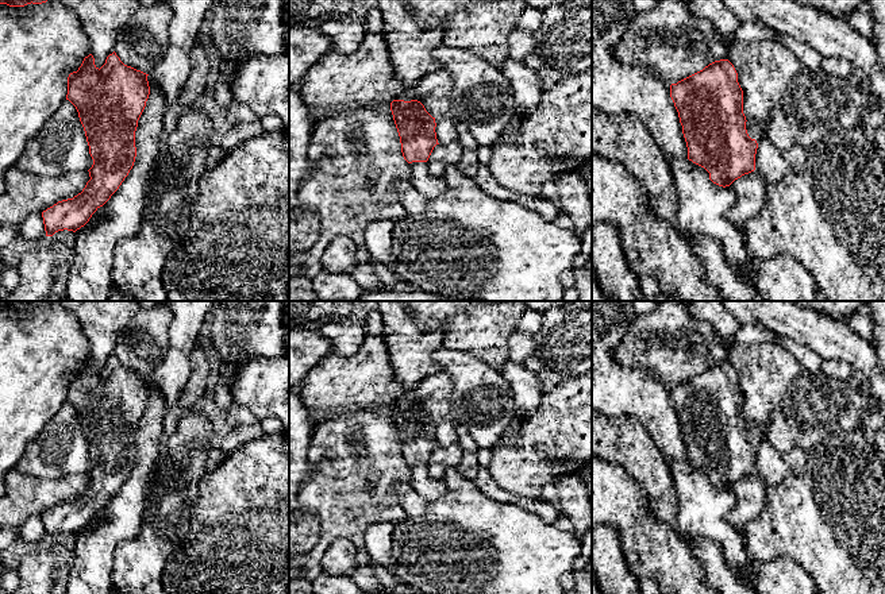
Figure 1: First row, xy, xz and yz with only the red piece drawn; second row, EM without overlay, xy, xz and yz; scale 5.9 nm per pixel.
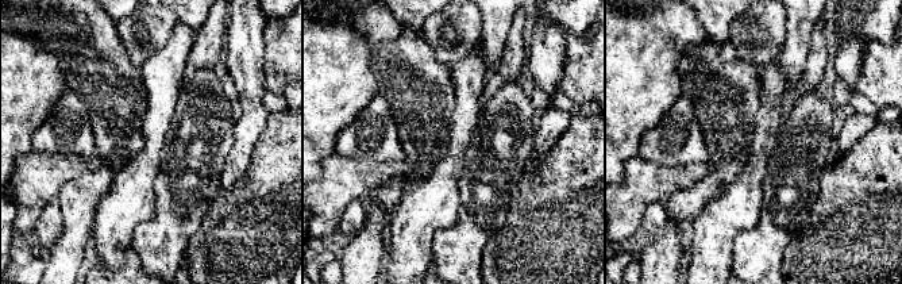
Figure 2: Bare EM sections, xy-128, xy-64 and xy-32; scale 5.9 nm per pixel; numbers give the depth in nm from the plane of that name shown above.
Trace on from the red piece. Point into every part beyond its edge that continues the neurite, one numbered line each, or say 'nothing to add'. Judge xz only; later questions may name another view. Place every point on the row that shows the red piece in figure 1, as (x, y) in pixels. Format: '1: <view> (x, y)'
nothing to add

